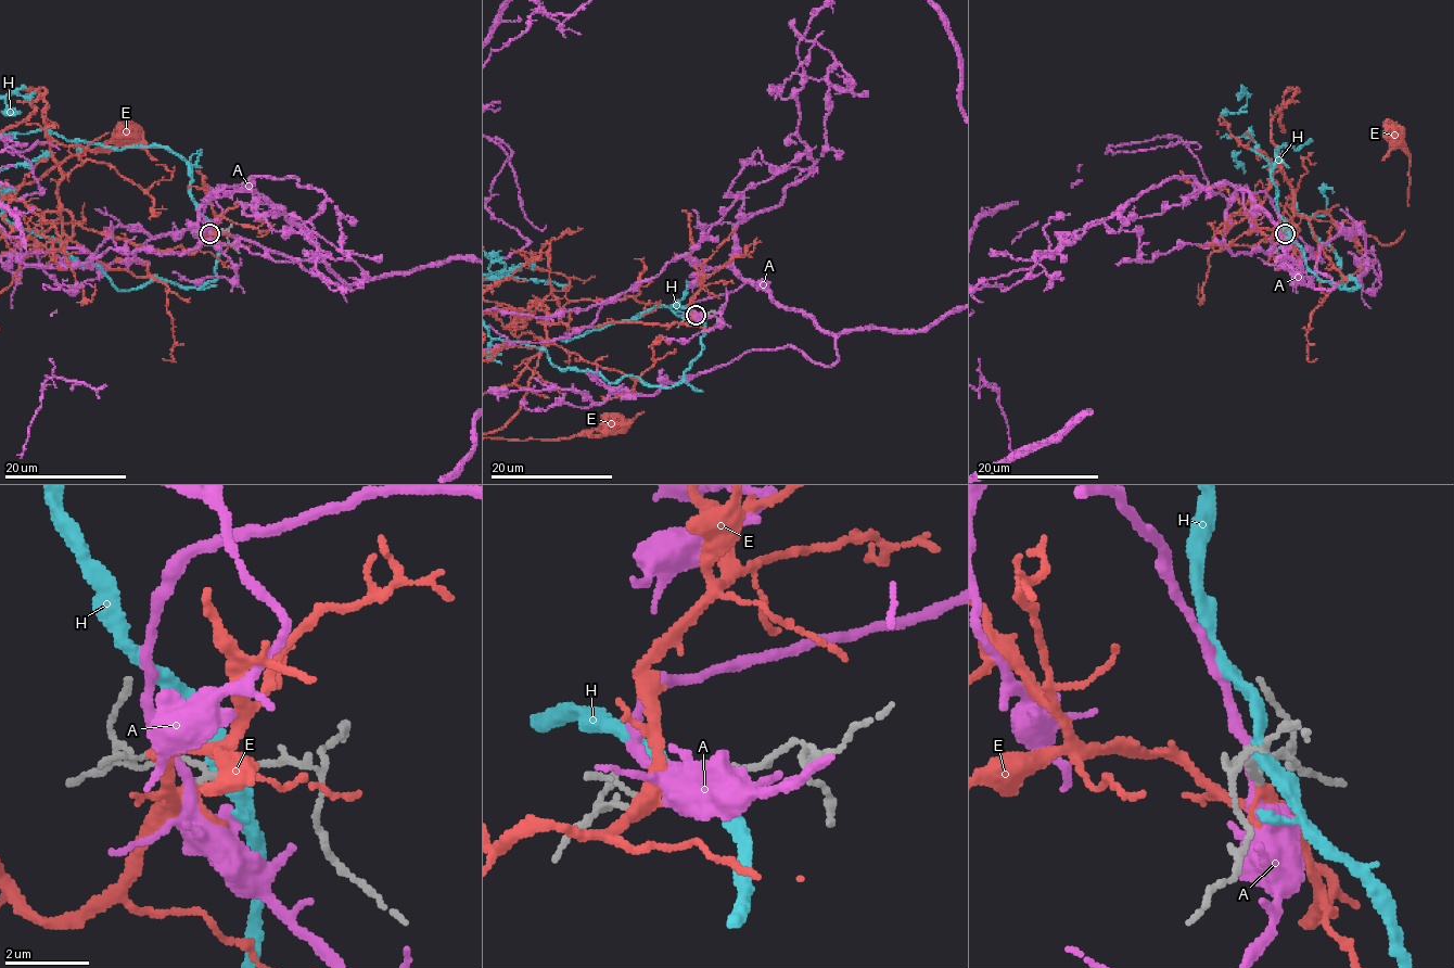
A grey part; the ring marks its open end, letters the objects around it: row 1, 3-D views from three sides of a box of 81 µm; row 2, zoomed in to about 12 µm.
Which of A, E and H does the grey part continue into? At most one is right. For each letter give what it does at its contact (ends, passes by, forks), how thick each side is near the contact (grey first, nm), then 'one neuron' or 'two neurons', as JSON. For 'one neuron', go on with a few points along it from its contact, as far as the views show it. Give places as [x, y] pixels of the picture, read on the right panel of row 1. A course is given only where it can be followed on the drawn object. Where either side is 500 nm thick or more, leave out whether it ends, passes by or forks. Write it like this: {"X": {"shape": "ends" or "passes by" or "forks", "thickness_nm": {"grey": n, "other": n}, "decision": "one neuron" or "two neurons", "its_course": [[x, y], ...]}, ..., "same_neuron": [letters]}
{"A": {"shape": "passes by", "thickness_nm": {"grey": 120, "other": 320}, "decision": "two neurons"}, "E": {"shape": "forks", "thickness_nm": {"grey": 120, "other": 240}, "decision": "one neuron", "its_course": [[1285, 233], [1292, 253], [1299, 228], [1292, 211], [1392, 244], [1405, 226], [1411, 181], [1408, 153], [1393, 132]]}, "H": {"shape": "passes by", "thickness_nm": {"grey": 140, "other": 400}, "decision": "two neurons"}, "same_neuron": ["E"]}

